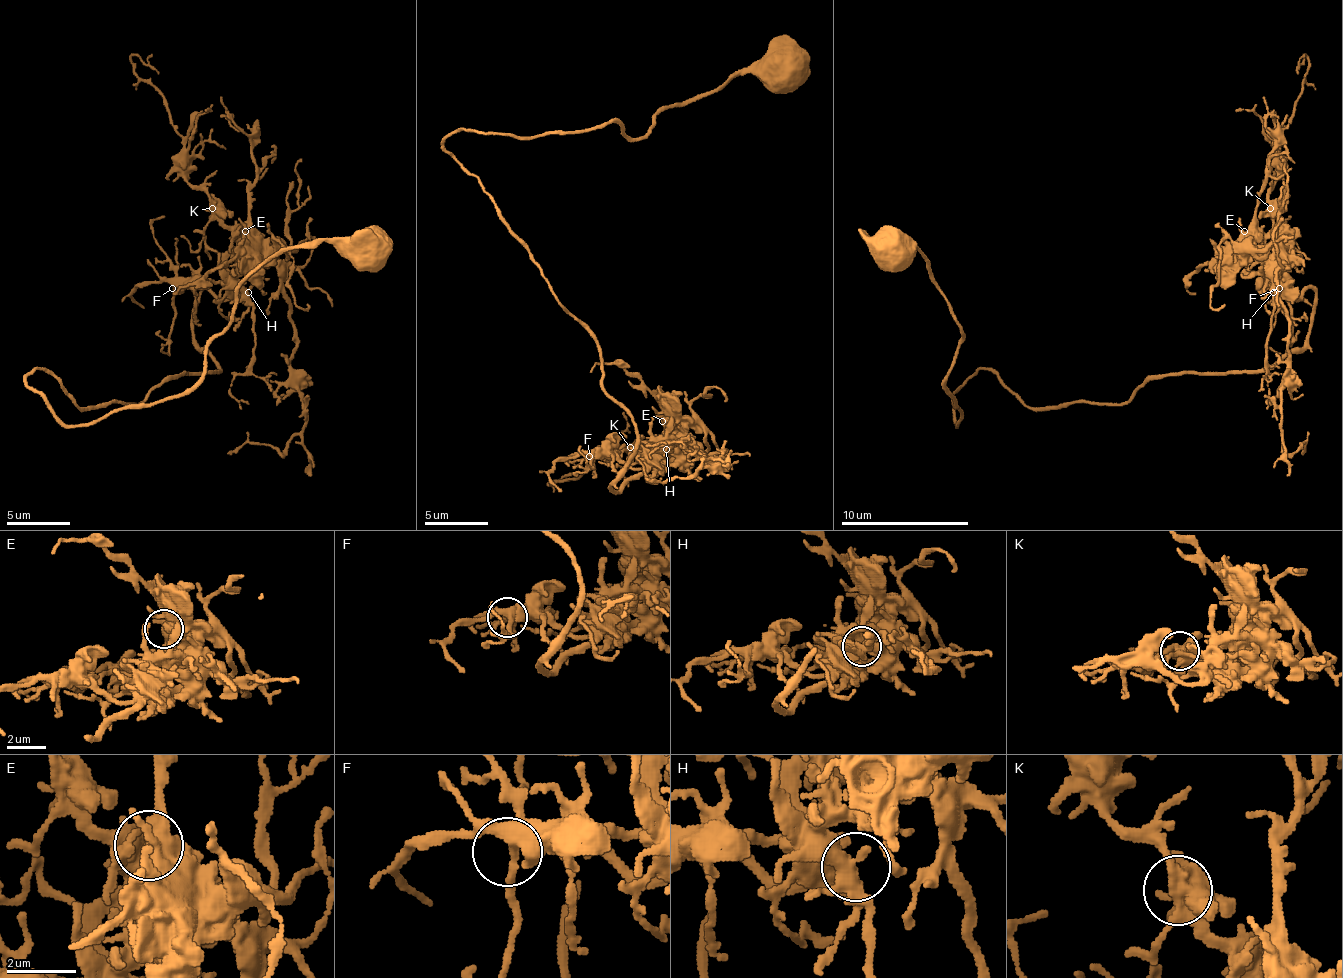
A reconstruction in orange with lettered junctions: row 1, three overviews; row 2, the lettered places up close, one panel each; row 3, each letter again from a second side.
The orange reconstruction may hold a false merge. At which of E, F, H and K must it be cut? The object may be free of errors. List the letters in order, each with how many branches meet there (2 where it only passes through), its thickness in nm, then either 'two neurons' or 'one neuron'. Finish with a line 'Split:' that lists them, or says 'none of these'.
E: branches 2; calibre 550 nm; one neuron
F: branches 4; calibre 420 nm; one neuron
H: branches 4; calibre 440 nm; one neuron
K: branches 7; calibre 500 nm; one neuron
Split: none of these

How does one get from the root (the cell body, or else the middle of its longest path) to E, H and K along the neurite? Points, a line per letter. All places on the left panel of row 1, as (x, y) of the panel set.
E: (366, 244), (270, 257), (181, 394), (66, 425), (28, 384), (105, 406), (216, 371), (194, 308), (245, 231)
H: (366, 244), (270, 257), (181, 394), (66, 425), (25, 378), (140, 403), (219, 368), (197, 298), (248, 292)
K: (366, 244), (270, 257), (191, 387), (66, 425), (38, 368), (79, 406), (219, 368), (213, 209)

